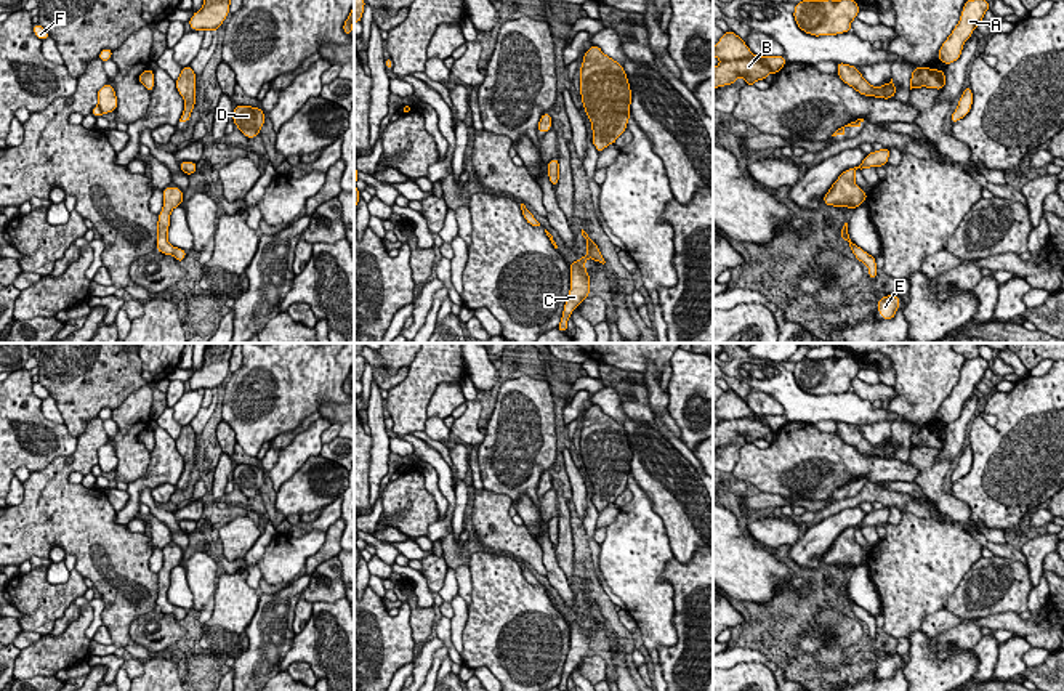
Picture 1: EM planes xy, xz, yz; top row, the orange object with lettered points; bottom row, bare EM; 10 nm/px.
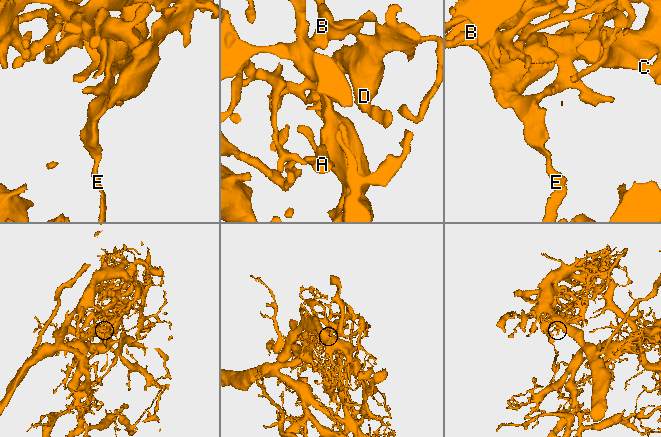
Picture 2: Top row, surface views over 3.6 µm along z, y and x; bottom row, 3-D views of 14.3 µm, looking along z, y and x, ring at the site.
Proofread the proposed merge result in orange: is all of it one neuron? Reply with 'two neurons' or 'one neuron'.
one neuron

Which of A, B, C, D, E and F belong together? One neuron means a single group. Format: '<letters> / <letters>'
A B C D E F

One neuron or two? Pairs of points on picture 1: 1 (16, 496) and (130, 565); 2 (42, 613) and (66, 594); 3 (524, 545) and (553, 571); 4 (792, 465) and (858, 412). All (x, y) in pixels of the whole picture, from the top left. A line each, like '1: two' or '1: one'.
1: two
2: one
3: two
4: two

